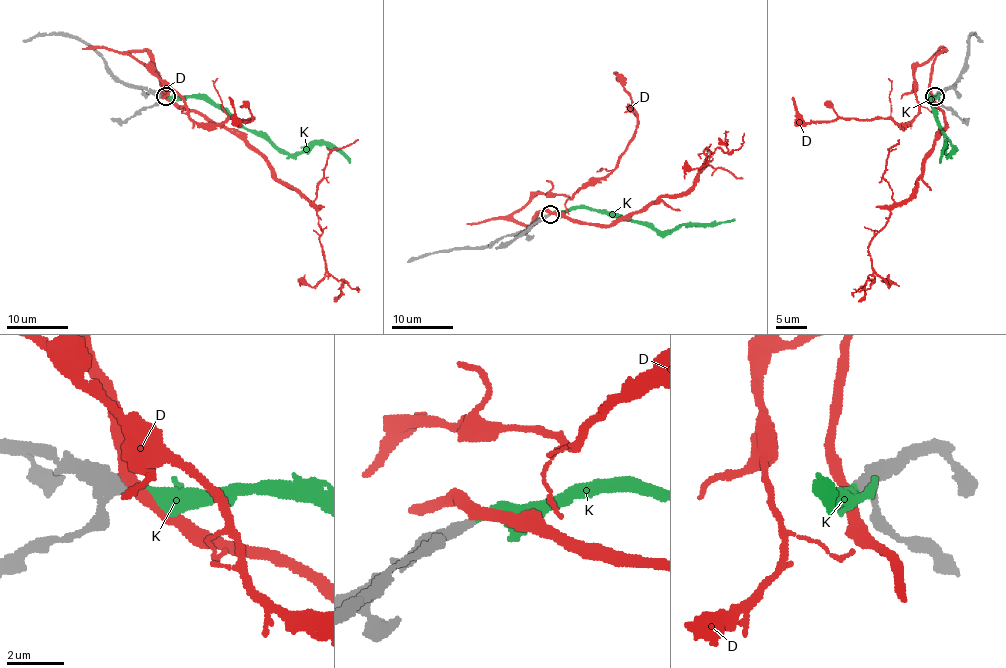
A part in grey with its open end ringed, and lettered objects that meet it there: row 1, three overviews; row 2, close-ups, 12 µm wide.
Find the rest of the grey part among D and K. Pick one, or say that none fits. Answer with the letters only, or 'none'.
K

